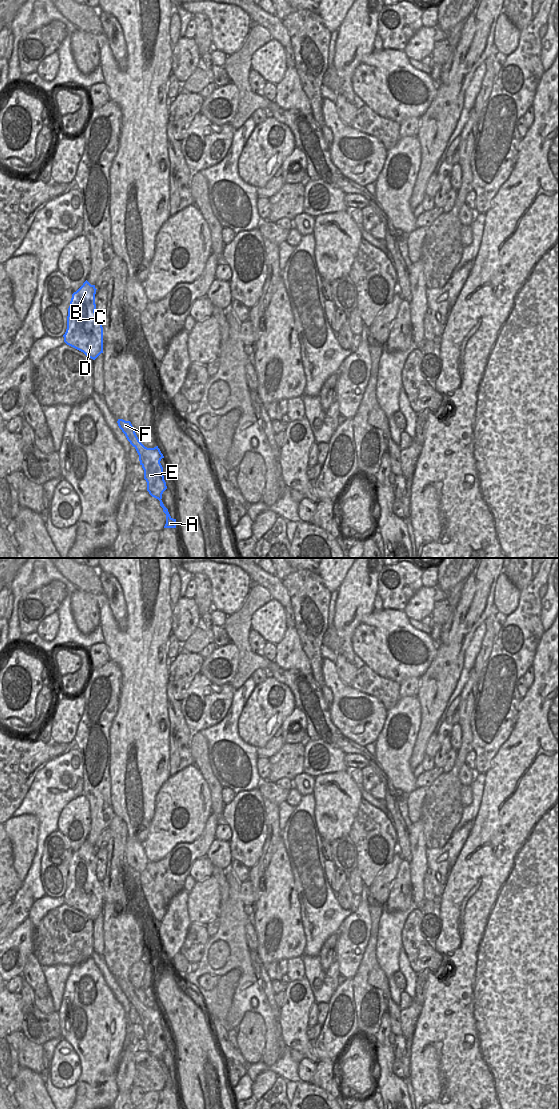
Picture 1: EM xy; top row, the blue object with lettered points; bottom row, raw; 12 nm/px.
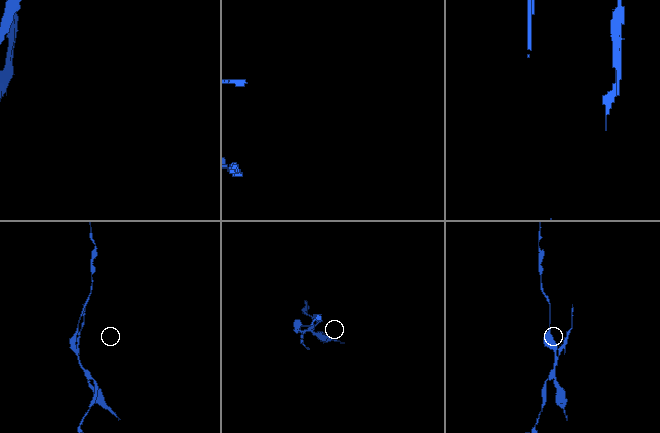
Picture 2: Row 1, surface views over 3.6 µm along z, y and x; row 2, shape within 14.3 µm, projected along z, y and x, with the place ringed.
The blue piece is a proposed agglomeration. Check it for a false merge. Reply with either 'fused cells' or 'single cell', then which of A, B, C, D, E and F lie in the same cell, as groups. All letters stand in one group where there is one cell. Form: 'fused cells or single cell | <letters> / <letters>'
fused cells | A / B C D E F

